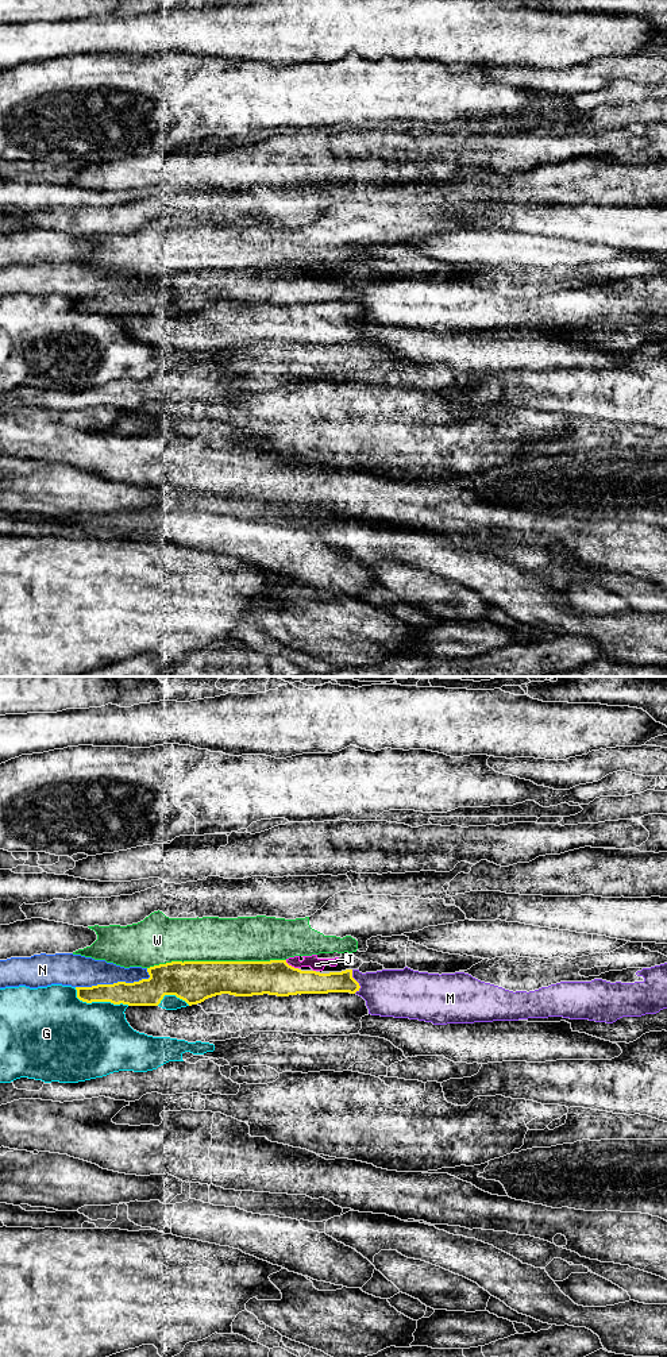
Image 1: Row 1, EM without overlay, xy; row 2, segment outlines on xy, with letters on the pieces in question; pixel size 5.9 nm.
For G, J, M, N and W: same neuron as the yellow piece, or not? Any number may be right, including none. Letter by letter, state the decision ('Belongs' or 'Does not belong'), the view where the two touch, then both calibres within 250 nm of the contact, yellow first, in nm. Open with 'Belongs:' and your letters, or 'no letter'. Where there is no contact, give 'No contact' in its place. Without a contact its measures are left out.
Belongs: J
G: Does not belong. Touches yellow in xy. Thickness 140 nm (yellow) against 440 nm
J: Belongs. Touches yellow in xy. Thickness 200 nm (yellow) against 80 nm
M: Does not belong. Touches yellow in xy. Thickness 130 nm (yellow) against 280 nm
N: Does not belong. Touches yellow in xy. Thickness 160 nm (yellow) against 190 nm
W: Does not belong. Touches yellow in xy. Thickness 260 nm (yellow) against 280 nm

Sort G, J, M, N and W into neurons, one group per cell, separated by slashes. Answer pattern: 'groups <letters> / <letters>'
groups G / J / M / N / W

